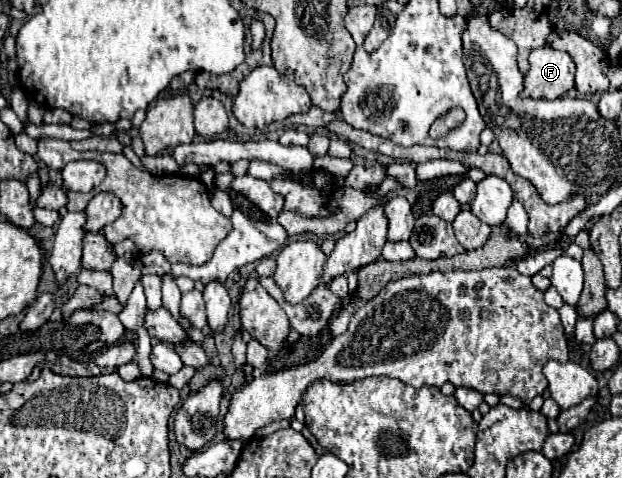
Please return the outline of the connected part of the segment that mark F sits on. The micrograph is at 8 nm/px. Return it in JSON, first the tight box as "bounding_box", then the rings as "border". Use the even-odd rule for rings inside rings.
{"bounding_box":[522,46,574,100],"border":[[[550,46],[530,52],[530,70],[524,76],[522,96],[556,100],[574,88],[574,62],[570,54]]]}

